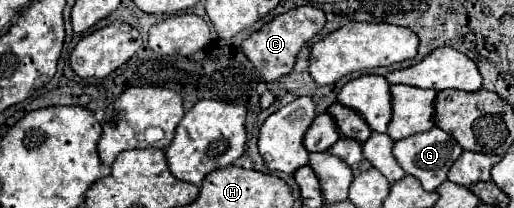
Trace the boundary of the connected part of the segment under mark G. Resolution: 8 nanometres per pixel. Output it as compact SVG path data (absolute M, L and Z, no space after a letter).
M432 128L432 130L424 132L424 134L414 134L410 138L398 140L394 144L394 156L396 156L398 164L402 166L402 170L406 174L416 176L422 182L422 186L426 188L426 192L436 190L446 180L446 174L448 174L450 166L458 160L460 154L462 154L460 144L440 128Z

